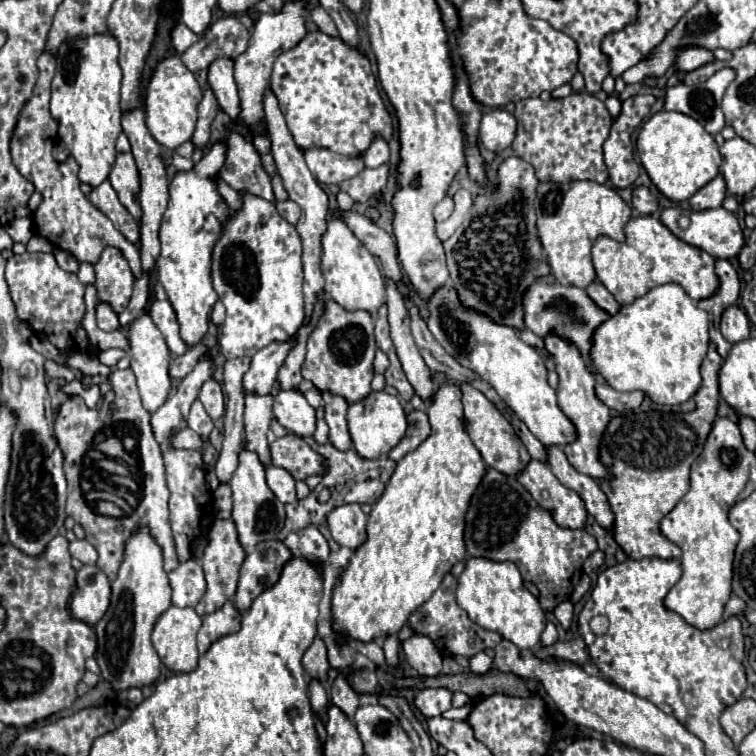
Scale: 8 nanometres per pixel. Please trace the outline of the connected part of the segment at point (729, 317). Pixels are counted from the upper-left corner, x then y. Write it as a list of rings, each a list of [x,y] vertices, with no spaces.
[[[730,305],[722,313],[720,331],[730,343],[738,343],[738,341],[750,337],[750,321],[748,321],[746,313],[738,305]]]

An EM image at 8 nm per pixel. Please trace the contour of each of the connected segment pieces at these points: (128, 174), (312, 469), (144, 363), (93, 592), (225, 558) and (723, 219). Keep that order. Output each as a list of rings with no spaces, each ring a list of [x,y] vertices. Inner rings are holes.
[[[118,153],[116,163],[110,171],[110,183],[114,191],[118,193],[120,203],[128,209],[128,213],[136,219],[136,223],[142,221],[142,209],[140,209],[140,175],[136,169],[136,161],[132,153]]]
[[[286,435],[270,443],[272,463],[276,467],[286,469],[294,479],[306,479],[314,473],[324,473],[324,459],[322,455],[314,453],[304,439],[298,435]]]
[[[148,313],[140,315],[136,321],[132,321],[126,327],[126,337],[128,337],[128,359],[130,359],[130,367],[136,375],[138,381],[138,389],[140,389],[140,397],[144,407],[154,413],[158,407],[164,405],[168,393],[170,393],[170,377],[168,377],[168,363],[170,363],[170,349],[166,347],[166,341],[162,337],[162,333],[158,331],[158,327],[154,325],[152,317]]]
[[[84,565],[76,577],[70,611],[76,619],[96,625],[110,605],[110,581],[96,565]]]
[[[216,519],[212,523],[210,541],[208,541],[208,547],[204,549],[204,557],[202,557],[202,567],[204,567],[208,589],[206,589],[204,597],[200,599],[200,603],[196,605],[196,613],[200,617],[214,613],[216,609],[220,609],[226,601],[230,601],[234,597],[236,583],[238,583],[238,571],[240,571],[244,557],[246,557],[246,549],[244,549],[244,545],[240,545],[234,521],[232,519]]]
[[[670,207],[670,209],[662,211],[660,221],[678,239],[682,239],[688,245],[698,247],[698,249],[702,249],[708,255],[718,257],[718,259],[732,259],[732,257],[736,257],[740,253],[742,245],[744,245],[744,235],[742,235],[742,229],[738,225],[738,219],[730,211],[726,211],[724,207],[706,209],[706,211],[692,211],[692,209],[684,209],[684,207]]]

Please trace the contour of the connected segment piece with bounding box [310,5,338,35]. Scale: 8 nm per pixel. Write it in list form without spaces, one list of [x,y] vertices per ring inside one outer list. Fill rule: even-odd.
[[[320,5],[310,11],[310,19],[312,19],[312,21],[316,23],[316,27],[318,27],[320,31],[324,31],[326,35],[338,35],[338,29],[336,29],[332,17],[330,17]]]

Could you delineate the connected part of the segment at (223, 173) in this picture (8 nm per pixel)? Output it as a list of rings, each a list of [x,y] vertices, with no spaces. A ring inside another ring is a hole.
[[[230,129],[226,139],[226,161],[220,169],[220,179],[224,179],[232,189],[240,193],[254,193],[268,201],[274,201],[270,177],[262,169],[260,155],[254,145],[246,139],[240,129]]]

